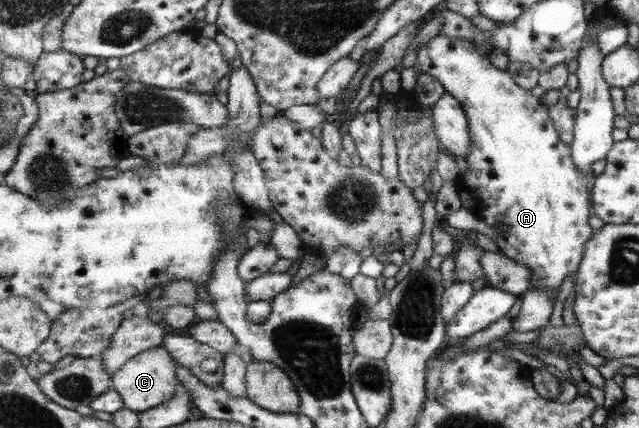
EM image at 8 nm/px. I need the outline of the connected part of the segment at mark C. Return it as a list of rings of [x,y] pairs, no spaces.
[[[163,346],[141,352],[131,359],[123,368],[112,375],[112,386],[115,387],[123,397],[126,408],[135,412],[146,412],[151,408],[157,408],[160,404],[167,402],[177,390],[178,366],[171,353]]]

